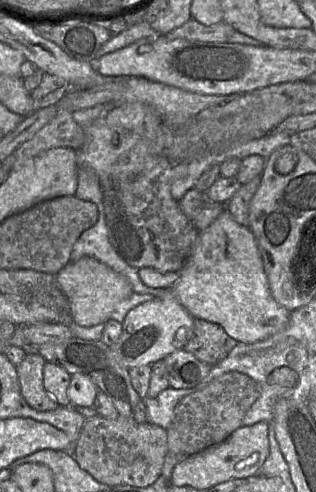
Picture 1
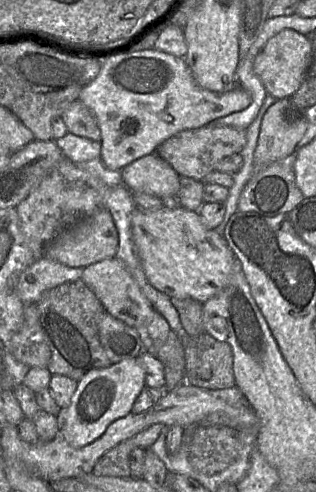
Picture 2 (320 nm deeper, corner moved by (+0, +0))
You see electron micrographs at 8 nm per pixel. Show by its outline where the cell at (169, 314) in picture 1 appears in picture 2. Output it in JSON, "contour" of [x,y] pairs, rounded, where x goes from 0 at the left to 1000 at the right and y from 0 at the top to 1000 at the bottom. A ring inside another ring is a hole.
{"contour":[[[430,728],[282,752],[250,772],[222,823],[184,841],[190,878],[228,909],[253,911],[291,900],[354,858],[415,839],[421,819],[456,787],[459,752]]]}

